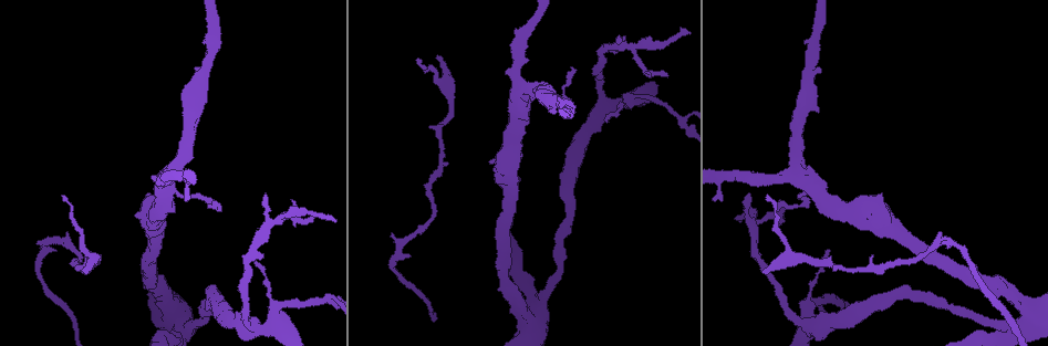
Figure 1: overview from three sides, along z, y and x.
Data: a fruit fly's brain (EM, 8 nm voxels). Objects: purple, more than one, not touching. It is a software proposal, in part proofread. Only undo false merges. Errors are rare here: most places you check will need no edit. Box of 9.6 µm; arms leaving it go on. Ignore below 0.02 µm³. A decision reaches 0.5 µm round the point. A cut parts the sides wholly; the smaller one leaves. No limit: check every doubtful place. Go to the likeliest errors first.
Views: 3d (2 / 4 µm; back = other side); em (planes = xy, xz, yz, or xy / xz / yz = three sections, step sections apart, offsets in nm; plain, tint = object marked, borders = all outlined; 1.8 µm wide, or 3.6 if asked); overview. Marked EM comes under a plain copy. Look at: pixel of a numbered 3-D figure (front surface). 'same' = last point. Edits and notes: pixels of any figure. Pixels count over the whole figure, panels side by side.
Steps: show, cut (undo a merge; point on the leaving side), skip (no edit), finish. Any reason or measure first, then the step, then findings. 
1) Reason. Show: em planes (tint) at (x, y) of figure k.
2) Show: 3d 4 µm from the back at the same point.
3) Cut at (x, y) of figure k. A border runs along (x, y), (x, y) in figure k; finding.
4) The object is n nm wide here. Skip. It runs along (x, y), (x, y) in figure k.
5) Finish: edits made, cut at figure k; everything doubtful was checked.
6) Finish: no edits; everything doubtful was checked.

Show: 3d 2 µm at (794, 260) of figure 1.

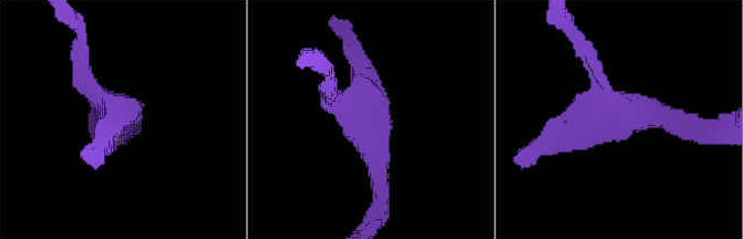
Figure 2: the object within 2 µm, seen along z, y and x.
Show: em yz step 4 (tint) at (123, 117) of figure 2.

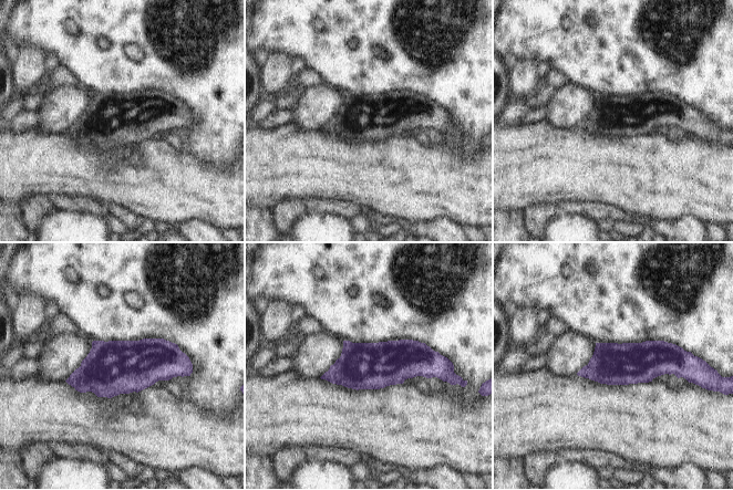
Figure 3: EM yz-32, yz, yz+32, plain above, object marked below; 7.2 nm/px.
Cut it another way. Show: em planes (tint) at the same point.

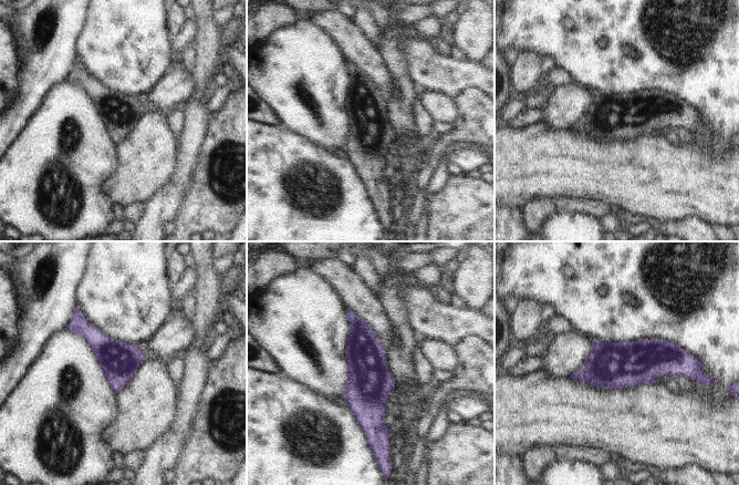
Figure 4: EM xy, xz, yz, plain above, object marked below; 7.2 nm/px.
The object is 280 nm wide here. Skip. It runs along (349, 312), (366, 355), (376, 432) in figure 4; all the same neuron.

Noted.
Abrupt turn. Show: em planes (tint) at (825, 300) of figure 1.

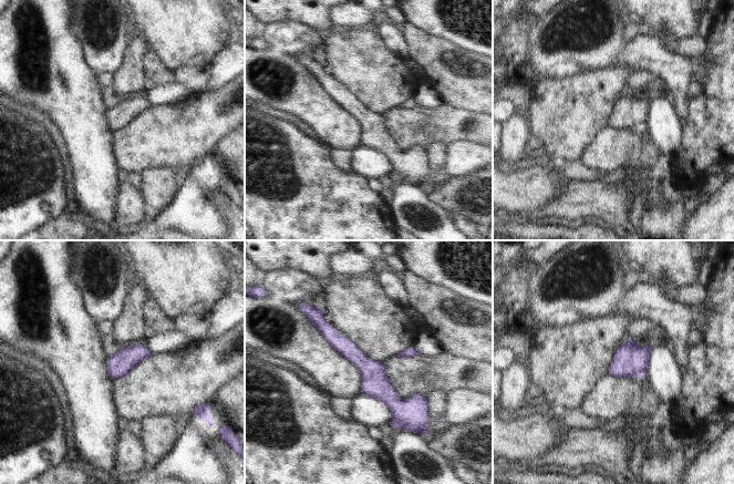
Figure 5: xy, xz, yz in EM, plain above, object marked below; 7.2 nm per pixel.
The object is 170 nm wide here. Skip. It runs along (320, 320), (373, 374), (403, 421) in figure 5; all the same neuron.

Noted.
Four-way junction. Show: em planes (tint) at (272, 324) of figure 1.

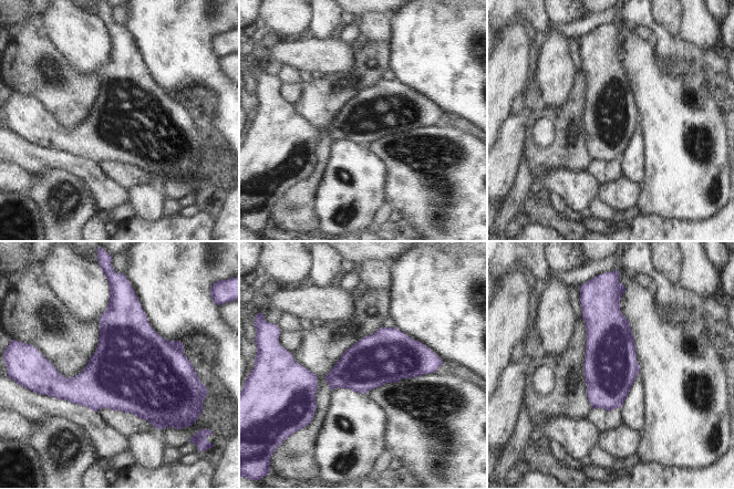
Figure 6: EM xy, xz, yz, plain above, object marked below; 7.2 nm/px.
Skip. One neuron here.

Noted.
A fork. Show: 3d 2 µm at (277, 222) of figure 1.

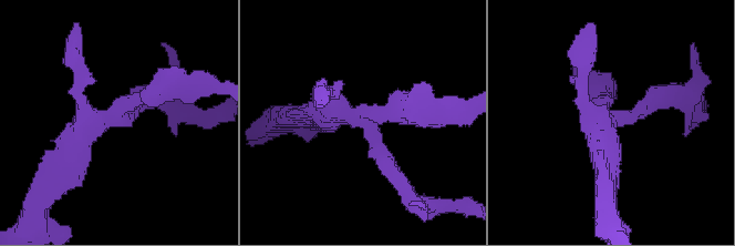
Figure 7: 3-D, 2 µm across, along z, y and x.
Show: em yz step 4 (tint) at (602, 119) of figure 7.

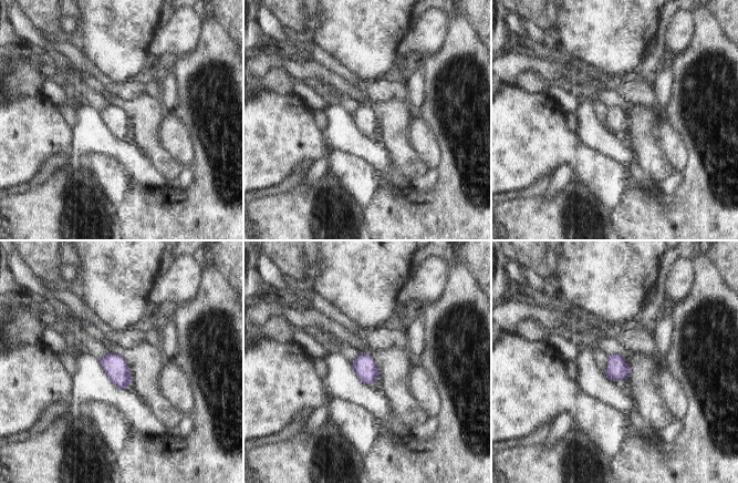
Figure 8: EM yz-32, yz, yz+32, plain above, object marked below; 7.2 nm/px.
Cut it another way. Show: em planes (borders) at the same point.

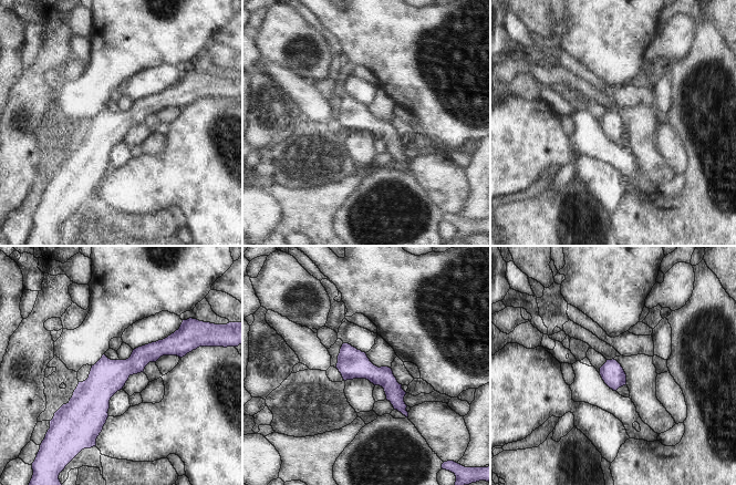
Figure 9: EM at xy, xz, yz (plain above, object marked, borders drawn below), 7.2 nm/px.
The object is 170 nm wide here. Skip. All the same neuron.

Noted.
Finish: no edits; everything doubtful was checked.

